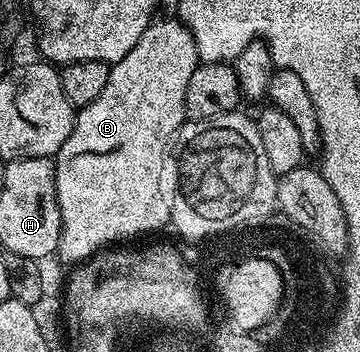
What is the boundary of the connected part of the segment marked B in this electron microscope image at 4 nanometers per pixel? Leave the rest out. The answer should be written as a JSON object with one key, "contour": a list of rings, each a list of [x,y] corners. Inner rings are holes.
{"contour":[[[179,19],[173,21],[153,20],[152,24],[146,27],[146,31],[142,31],[142,39],[138,39],[138,43],[134,43],[134,47],[130,47],[130,51],[126,51],[126,55],[121,61],[115,62],[110,68],[110,79],[106,79],[106,88],[99,93],[98,99],[94,99],[94,103],[83,106],[75,114],[72,122],[72,130],[66,139],[66,143],[62,143],[62,147],[54,154],[54,164],[56,166],[56,198],[58,199],[58,207],[60,208],[60,247],[58,257],[64,261],[72,261],[71,263],[79,263],[86,261],[94,254],[99,253],[109,247],[119,246],[121,243],[128,243],[131,237],[140,237],[143,233],[156,233],[163,230],[160,221],[165,221],[168,215],[168,197],[166,189],[160,186],[160,180],[164,177],[164,165],[166,169],[166,154],[169,152],[172,138],[176,136],[180,126],[186,120],[184,112],[184,104],[186,103],[186,83],[190,83],[190,75],[194,75],[198,64],[196,56],[196,44],[192,38],[192,33],[184,22]]]}

